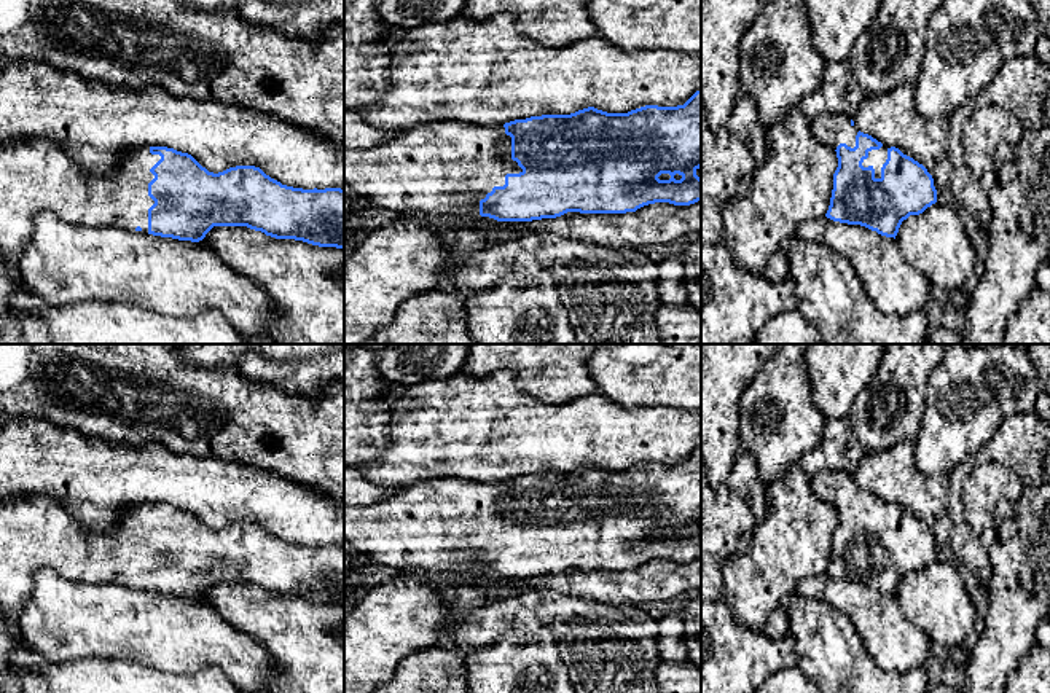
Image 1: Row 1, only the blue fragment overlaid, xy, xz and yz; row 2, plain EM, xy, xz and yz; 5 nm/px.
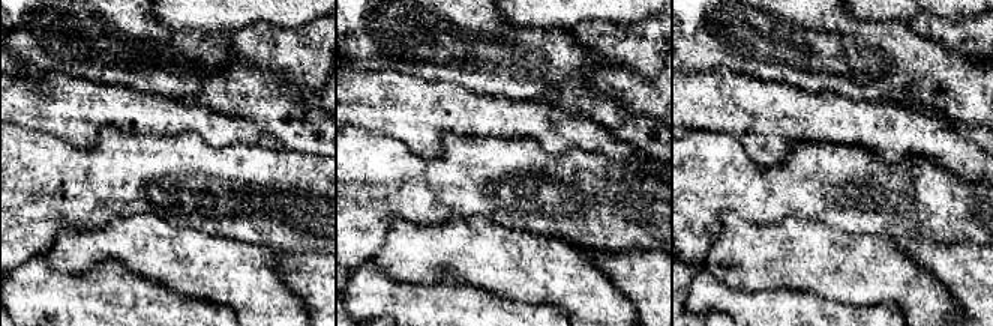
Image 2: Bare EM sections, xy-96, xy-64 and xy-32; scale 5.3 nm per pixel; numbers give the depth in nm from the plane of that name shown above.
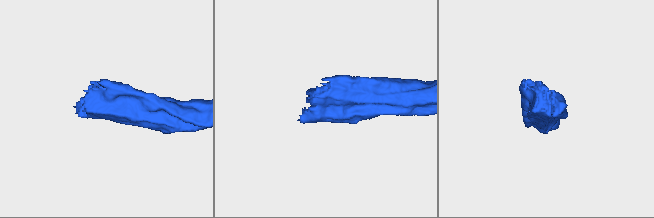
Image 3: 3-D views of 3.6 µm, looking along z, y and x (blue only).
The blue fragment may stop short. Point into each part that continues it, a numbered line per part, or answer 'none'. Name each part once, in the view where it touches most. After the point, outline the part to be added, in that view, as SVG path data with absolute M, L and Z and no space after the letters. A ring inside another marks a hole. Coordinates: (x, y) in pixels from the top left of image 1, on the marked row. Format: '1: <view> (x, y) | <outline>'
1: xz (440, 169) | M433 119L398 131L373 148L344 150L344 183L352 196L368 199L392 215L480 217L480 201L494 186L503 186L507 174L519 172L523 169L511 159L511 137L503 126Z

